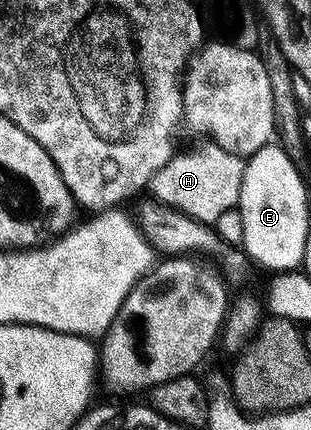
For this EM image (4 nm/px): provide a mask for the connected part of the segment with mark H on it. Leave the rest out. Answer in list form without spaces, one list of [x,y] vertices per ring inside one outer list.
[[[212,141],[201,144],[204,145],[188,154],[179,153],[162,170],[158,170],[148,184],[147,191],[157,203],[182,212],[200,224],[214,226],[222,215],[239,207],[247,161],[223,150]]]

